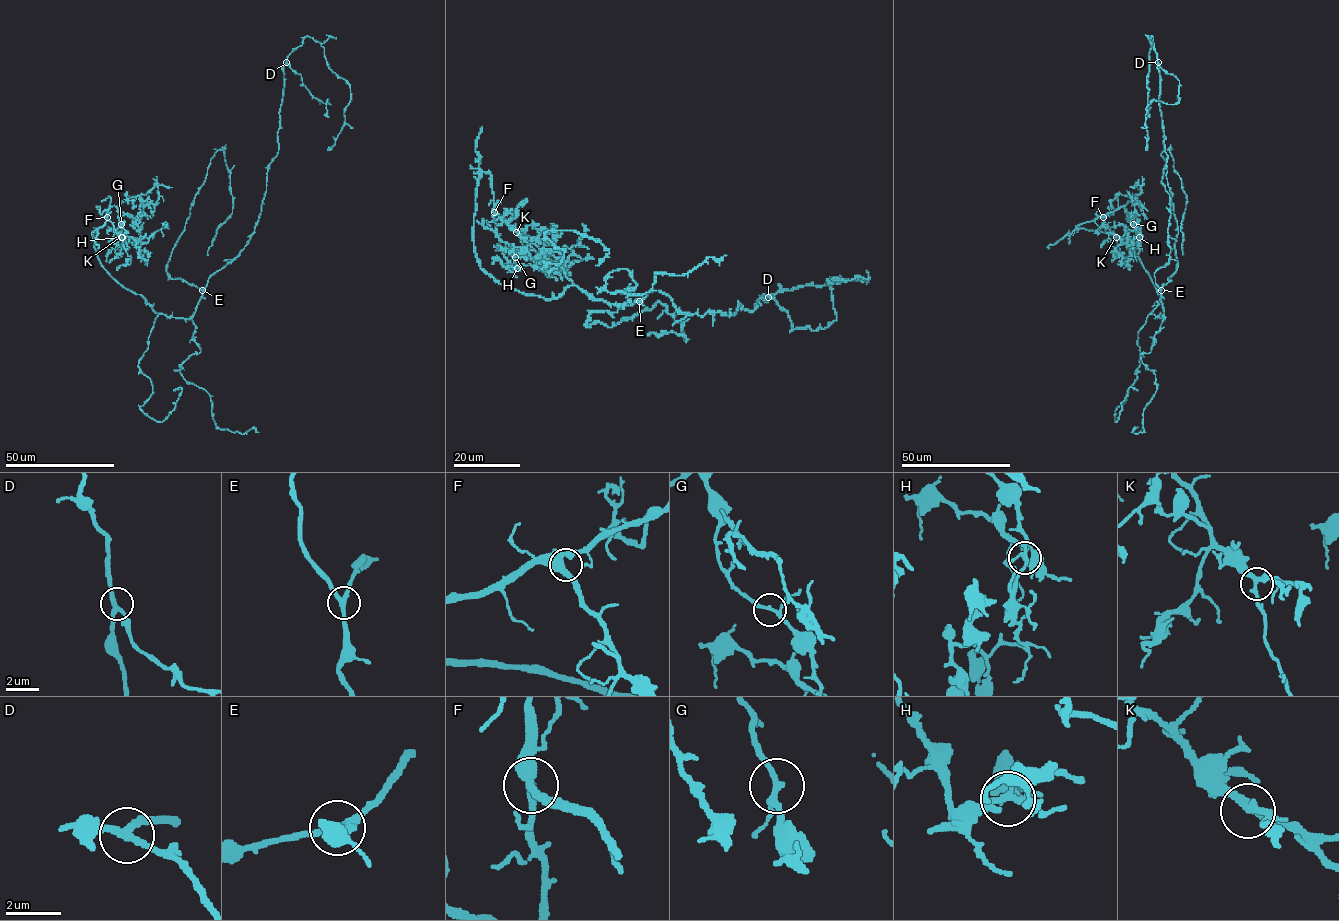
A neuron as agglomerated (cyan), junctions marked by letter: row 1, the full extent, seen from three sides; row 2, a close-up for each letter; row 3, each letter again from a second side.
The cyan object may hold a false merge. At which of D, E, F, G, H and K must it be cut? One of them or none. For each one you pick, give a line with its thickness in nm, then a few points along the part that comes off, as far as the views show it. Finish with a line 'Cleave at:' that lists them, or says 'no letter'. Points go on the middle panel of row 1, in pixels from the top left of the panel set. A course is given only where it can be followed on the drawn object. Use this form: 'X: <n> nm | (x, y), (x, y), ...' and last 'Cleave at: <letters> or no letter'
Cleave at: no letter

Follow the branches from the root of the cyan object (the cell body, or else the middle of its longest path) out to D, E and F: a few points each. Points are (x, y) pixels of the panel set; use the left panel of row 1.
D: (225, 266), (247, 243), (261, 212), (268, 165), (278, 151), (277, 133), (286, 62)
E: (225, 266), (208, 279), (202, 290)
F: (225, 266), (208, 279), (189, 318), (156, 313), (140, 294), (120, 285), (99, 260), (93, 234), (107, 217)

